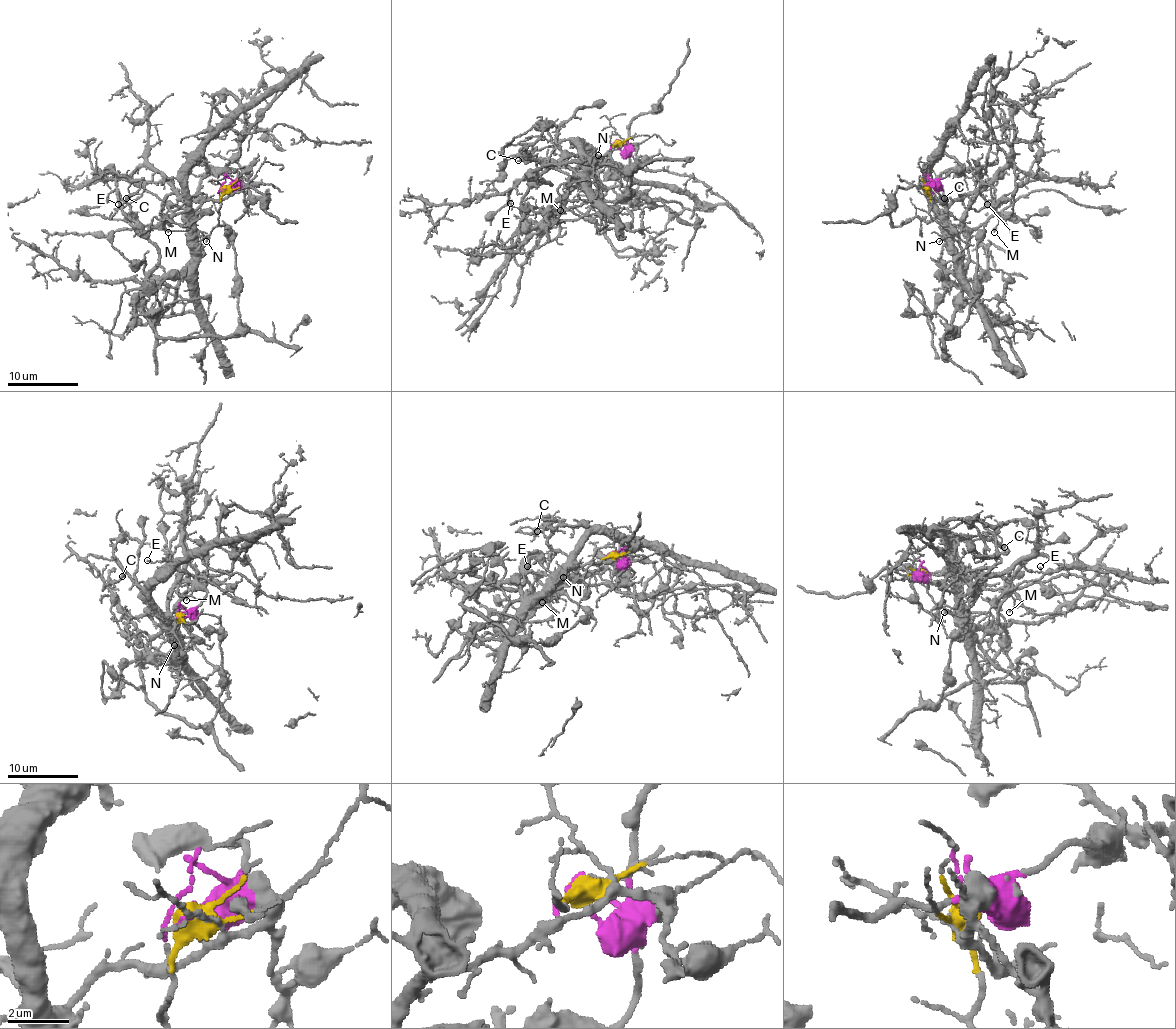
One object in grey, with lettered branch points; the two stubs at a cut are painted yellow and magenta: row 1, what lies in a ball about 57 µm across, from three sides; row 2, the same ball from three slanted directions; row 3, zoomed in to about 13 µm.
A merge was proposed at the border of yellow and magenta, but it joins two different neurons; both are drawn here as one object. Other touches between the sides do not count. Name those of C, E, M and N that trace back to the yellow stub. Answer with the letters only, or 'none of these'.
M, N

